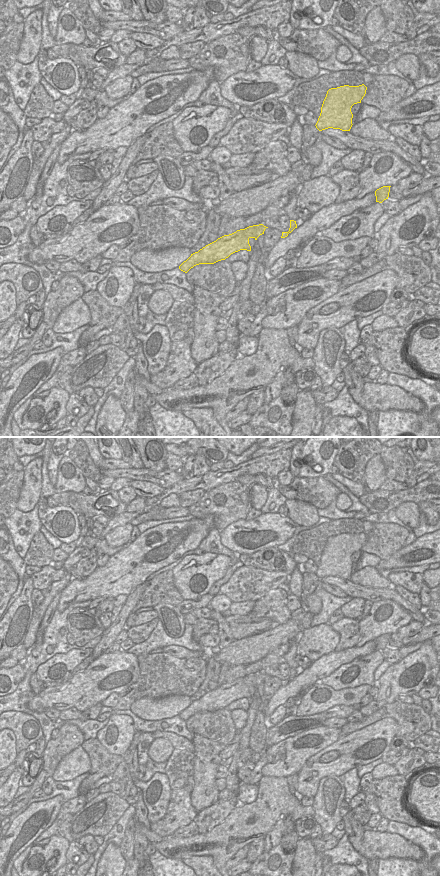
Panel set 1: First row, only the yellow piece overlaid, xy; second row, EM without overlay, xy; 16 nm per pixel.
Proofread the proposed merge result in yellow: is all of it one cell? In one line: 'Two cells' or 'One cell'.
One cell.

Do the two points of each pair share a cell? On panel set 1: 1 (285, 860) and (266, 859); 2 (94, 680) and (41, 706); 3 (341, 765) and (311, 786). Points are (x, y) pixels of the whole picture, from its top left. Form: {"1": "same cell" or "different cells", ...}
{"1": "same cell", "2": "same cell", "3": "same cell"}

